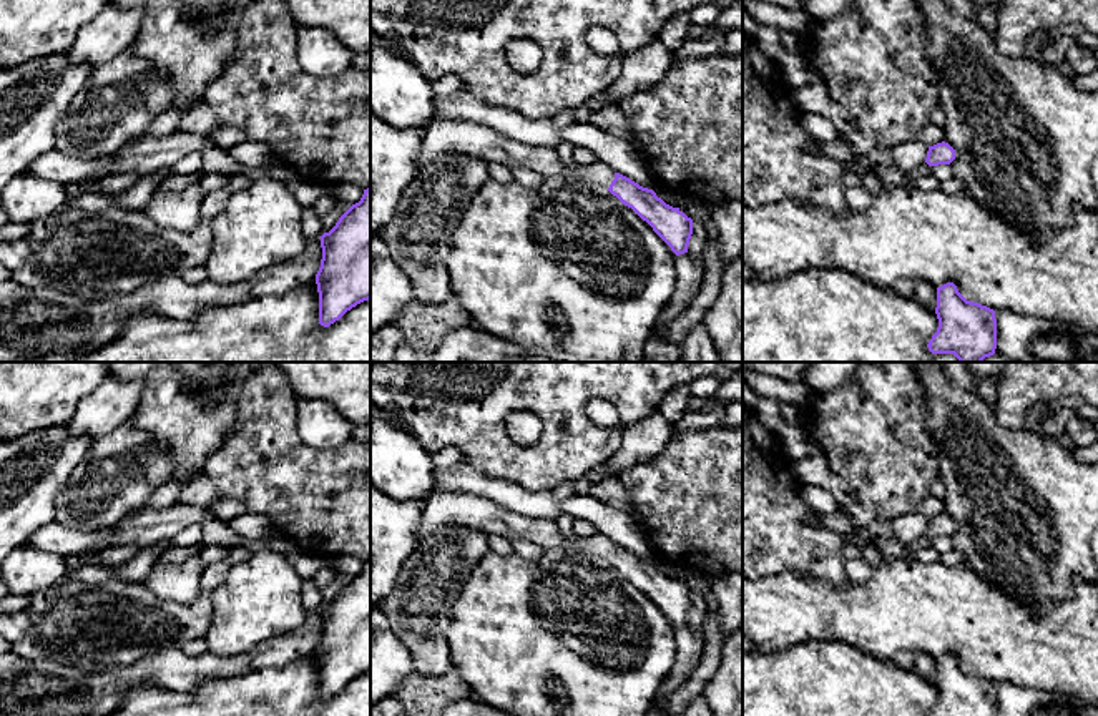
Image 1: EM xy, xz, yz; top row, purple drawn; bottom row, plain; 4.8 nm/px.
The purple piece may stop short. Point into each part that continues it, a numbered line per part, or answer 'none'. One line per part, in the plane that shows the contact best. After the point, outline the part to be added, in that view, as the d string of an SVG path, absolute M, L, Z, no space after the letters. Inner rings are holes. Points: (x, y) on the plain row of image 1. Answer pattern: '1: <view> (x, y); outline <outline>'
1: xz (442, 507); outline M434 492L427 497L417 545L439 532L442 525L463 525L508 540L527 540L543 548L581 552L608 562L615 542L601 533L563 538L556 520L532 518L508 510L488 498L462 492Z

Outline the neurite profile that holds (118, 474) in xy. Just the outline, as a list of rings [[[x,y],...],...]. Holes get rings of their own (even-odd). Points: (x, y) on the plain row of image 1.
[[[128,422],[93,440],[55,502],[53,522],[83,532],[118,523],[171,478],[173,459]]]

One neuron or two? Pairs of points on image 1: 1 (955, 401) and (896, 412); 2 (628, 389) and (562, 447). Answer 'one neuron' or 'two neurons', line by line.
1: two neurons
2: one neuron

